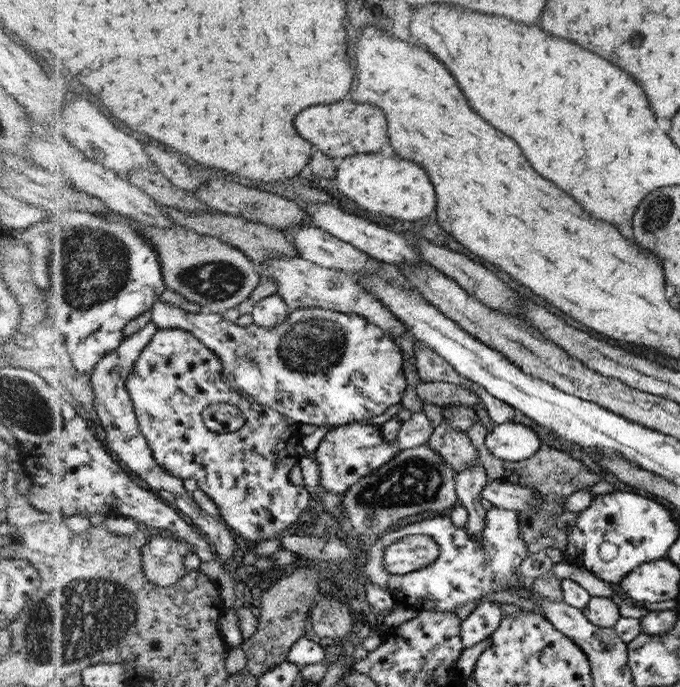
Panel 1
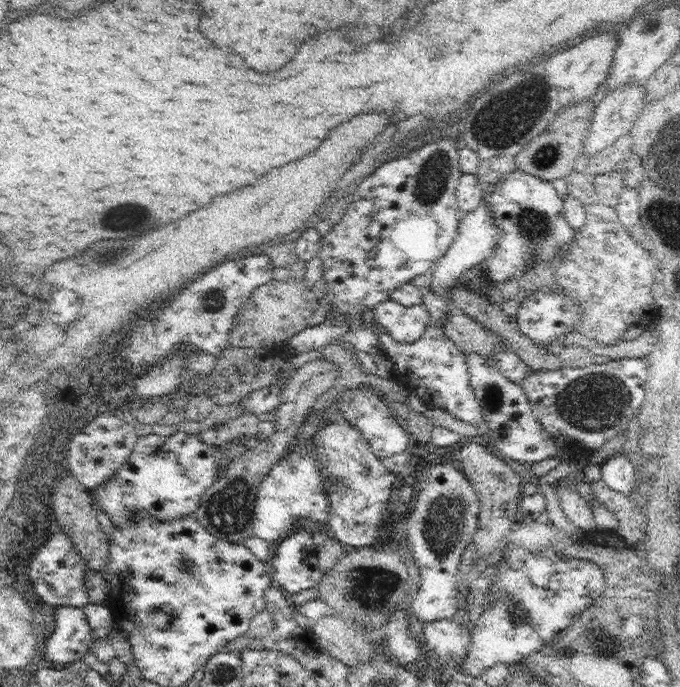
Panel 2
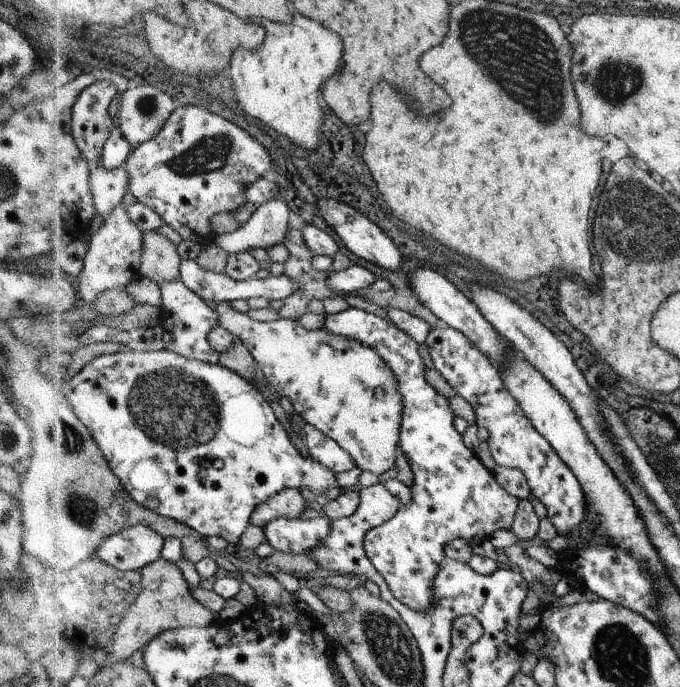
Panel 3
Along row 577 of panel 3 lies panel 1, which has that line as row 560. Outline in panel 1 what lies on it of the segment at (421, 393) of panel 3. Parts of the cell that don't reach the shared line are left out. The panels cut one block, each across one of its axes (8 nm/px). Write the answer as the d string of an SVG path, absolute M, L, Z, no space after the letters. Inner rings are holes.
M408 535L384 548L384 568L404 575L426 568L439 558L440 544L431 536Z

